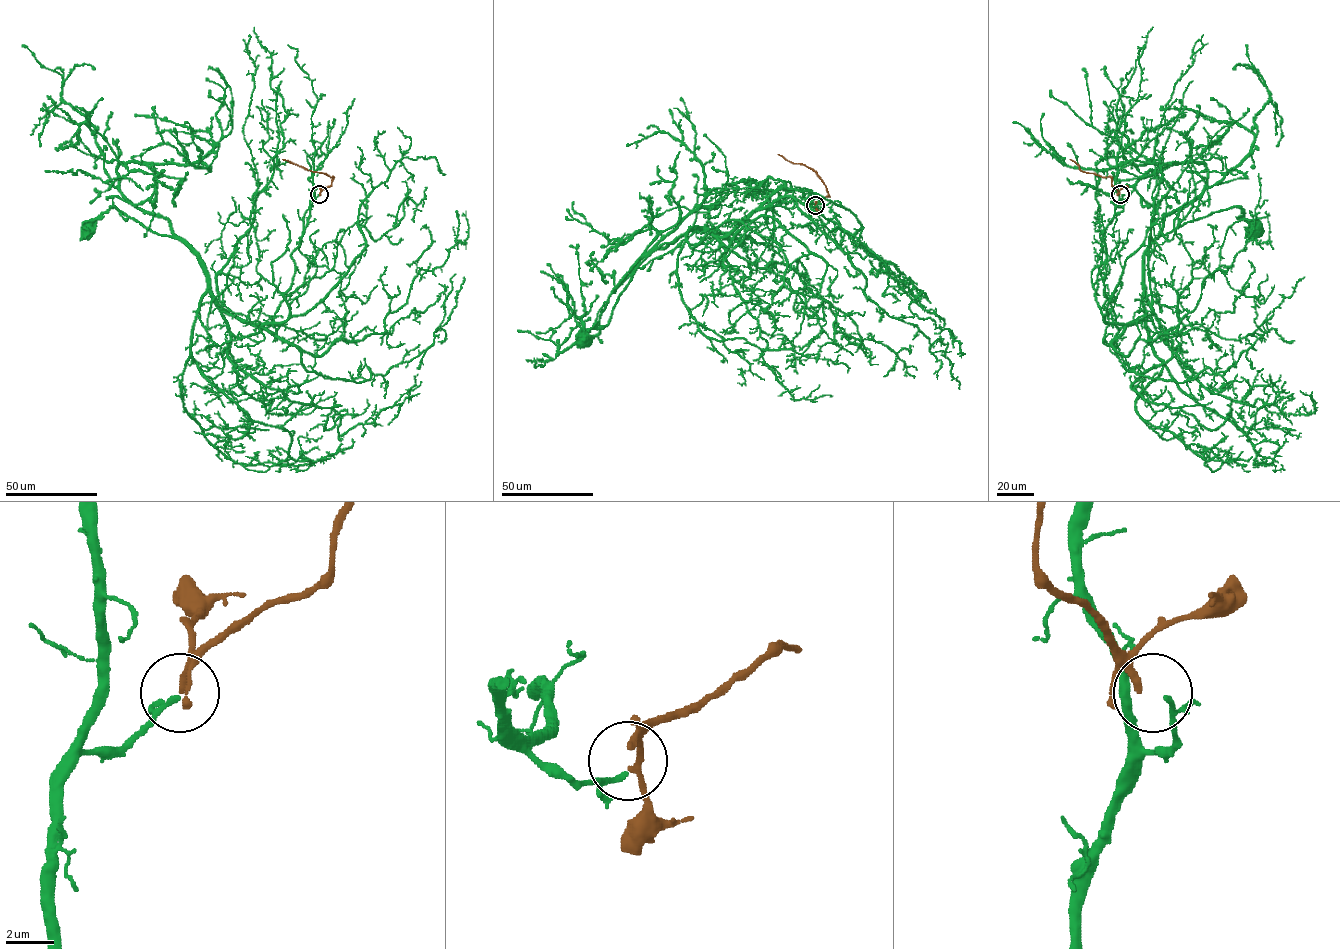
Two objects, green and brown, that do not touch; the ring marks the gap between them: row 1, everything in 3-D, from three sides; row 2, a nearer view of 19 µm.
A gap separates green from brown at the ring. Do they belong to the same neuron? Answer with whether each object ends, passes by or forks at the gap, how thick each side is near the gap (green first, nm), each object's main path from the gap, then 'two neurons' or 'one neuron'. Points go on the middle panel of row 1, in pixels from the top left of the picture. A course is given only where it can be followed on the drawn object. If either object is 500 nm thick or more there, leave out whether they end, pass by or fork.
green ends; brown ends; calibres 200 and 320 nm; course green (815, 206), (780, 180), (784, 186), (724, 236), (690, 228), (662, 244), (636, 269), (610, 321), (582, 339); course brown (815, 204), (828, 195), (820, 177), (815, 171), (778, 154); two neurons

